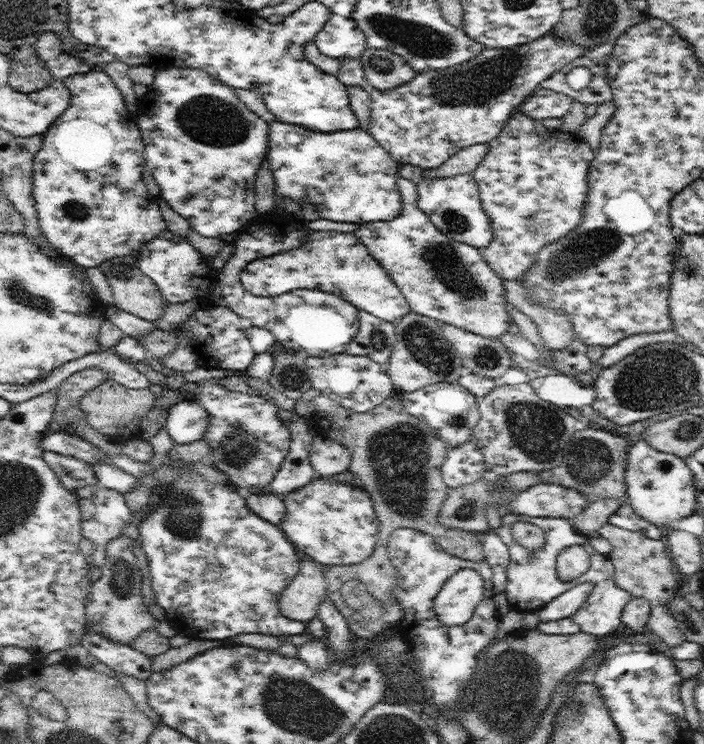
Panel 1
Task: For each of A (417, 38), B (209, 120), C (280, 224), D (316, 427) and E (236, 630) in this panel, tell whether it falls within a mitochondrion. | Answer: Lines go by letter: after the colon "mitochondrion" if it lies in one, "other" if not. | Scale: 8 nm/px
A: mitochondrion
B: mitochondrion
C: other
D: other
E: other

